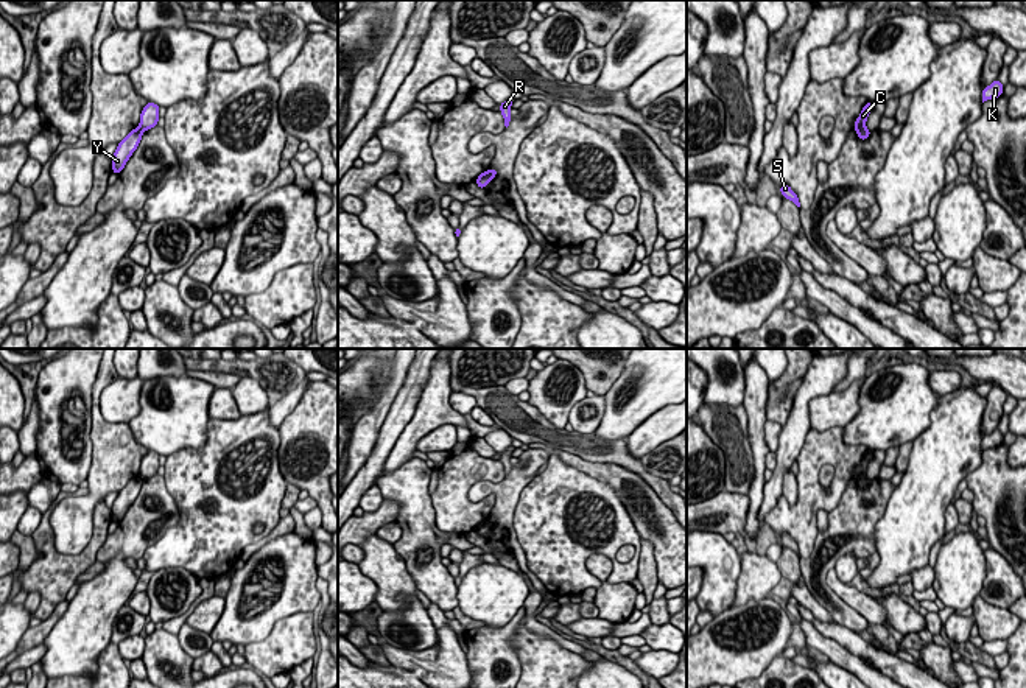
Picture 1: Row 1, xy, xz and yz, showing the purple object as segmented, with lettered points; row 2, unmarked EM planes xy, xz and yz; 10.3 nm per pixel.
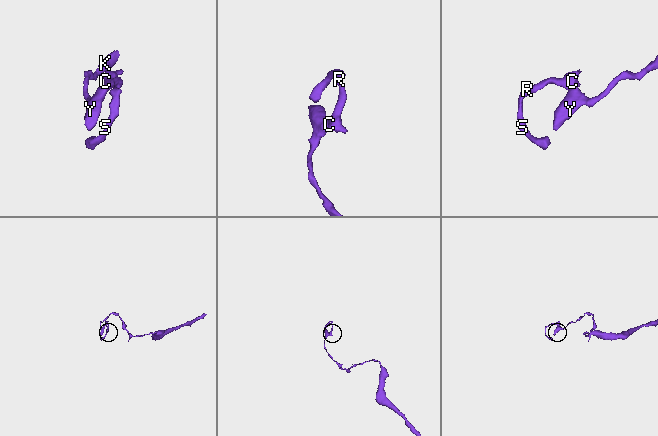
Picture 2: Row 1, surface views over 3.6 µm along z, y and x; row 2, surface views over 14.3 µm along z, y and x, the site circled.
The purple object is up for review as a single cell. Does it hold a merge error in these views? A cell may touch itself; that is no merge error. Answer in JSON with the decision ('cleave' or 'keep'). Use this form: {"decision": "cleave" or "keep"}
{"decision": "cleave"}

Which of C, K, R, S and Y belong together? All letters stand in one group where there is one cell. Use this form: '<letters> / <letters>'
C R S / K Y

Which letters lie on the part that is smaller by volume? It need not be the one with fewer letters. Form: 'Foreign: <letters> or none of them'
Foreign: C, R, S

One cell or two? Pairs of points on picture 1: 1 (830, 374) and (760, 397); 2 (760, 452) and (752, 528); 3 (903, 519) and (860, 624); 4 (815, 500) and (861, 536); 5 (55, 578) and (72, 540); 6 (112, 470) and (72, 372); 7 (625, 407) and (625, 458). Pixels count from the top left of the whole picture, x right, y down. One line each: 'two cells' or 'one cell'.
1: two cells
2: one cell
3: two cells
4: two cells
5: two cells
6: two cells
7: two cells

